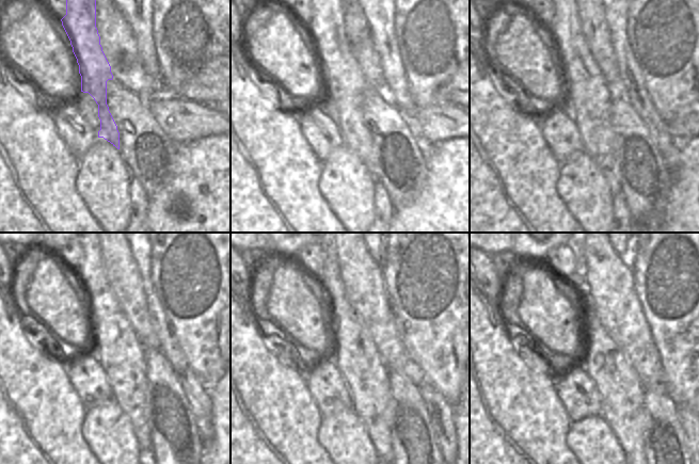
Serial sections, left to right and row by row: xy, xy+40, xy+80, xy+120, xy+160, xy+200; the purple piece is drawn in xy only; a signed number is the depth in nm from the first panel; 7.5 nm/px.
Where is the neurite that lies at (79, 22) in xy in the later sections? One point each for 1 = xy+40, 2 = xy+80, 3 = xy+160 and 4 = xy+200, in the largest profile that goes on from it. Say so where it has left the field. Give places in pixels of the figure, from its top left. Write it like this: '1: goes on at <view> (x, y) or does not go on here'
1: goes on at xy+40 (346, 84)
2: goes on at xy+80 (589, 96)
3: goes on at xy+160 (358, 360)
4: goes on at xy+200 (622, 393)

